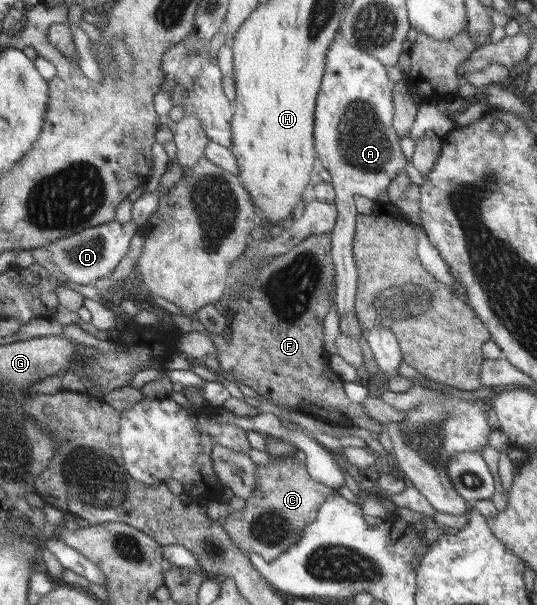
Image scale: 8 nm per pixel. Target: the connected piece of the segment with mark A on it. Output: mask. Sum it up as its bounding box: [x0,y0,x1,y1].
[314,38,408,316]

